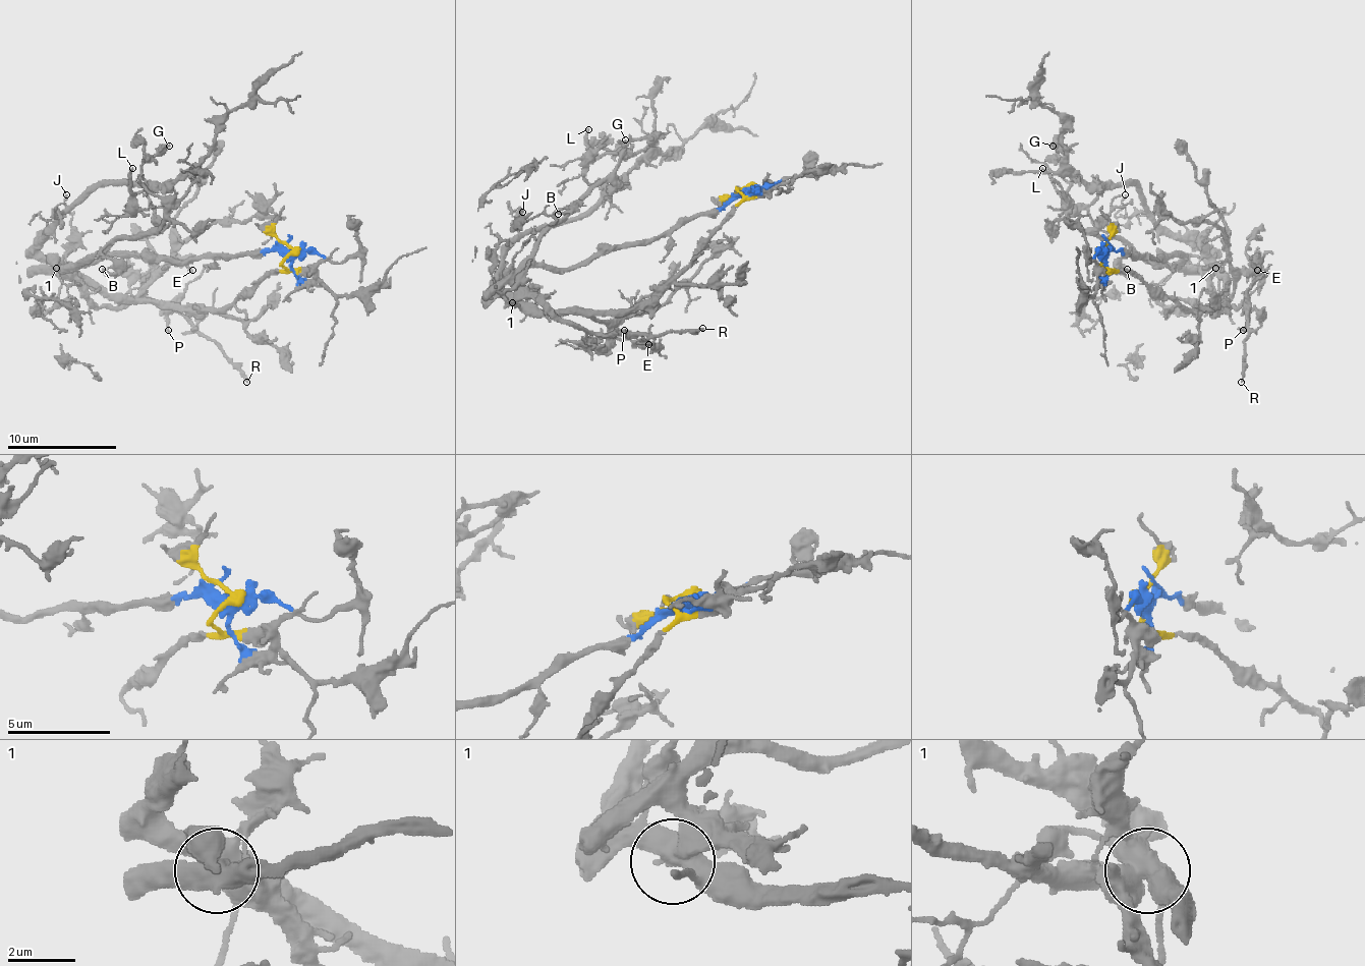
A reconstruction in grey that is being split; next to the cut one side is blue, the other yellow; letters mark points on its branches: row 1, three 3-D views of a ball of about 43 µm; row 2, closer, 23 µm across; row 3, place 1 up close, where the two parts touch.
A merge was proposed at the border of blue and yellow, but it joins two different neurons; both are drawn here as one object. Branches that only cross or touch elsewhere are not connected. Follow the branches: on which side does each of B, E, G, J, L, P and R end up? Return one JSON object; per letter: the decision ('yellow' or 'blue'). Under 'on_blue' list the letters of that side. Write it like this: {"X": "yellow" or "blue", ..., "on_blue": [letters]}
{"B": "blue", "E": "yellow", "G": "blue", "J": "yellow", "L": "yellow", "P": "blue", "R": "blue", "on_blue": ["B", "G", "P", "R"]}

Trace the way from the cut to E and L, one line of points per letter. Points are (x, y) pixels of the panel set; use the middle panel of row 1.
E: (747, 188), (739, 188), (742, 200), (728, 218), (648, 300), (594, 317), (619, 338), (648, 344)
L: (747, 188), (648, 300), (520, 308), (494, 289), (502, 257), (598, 202), (588, 128)

